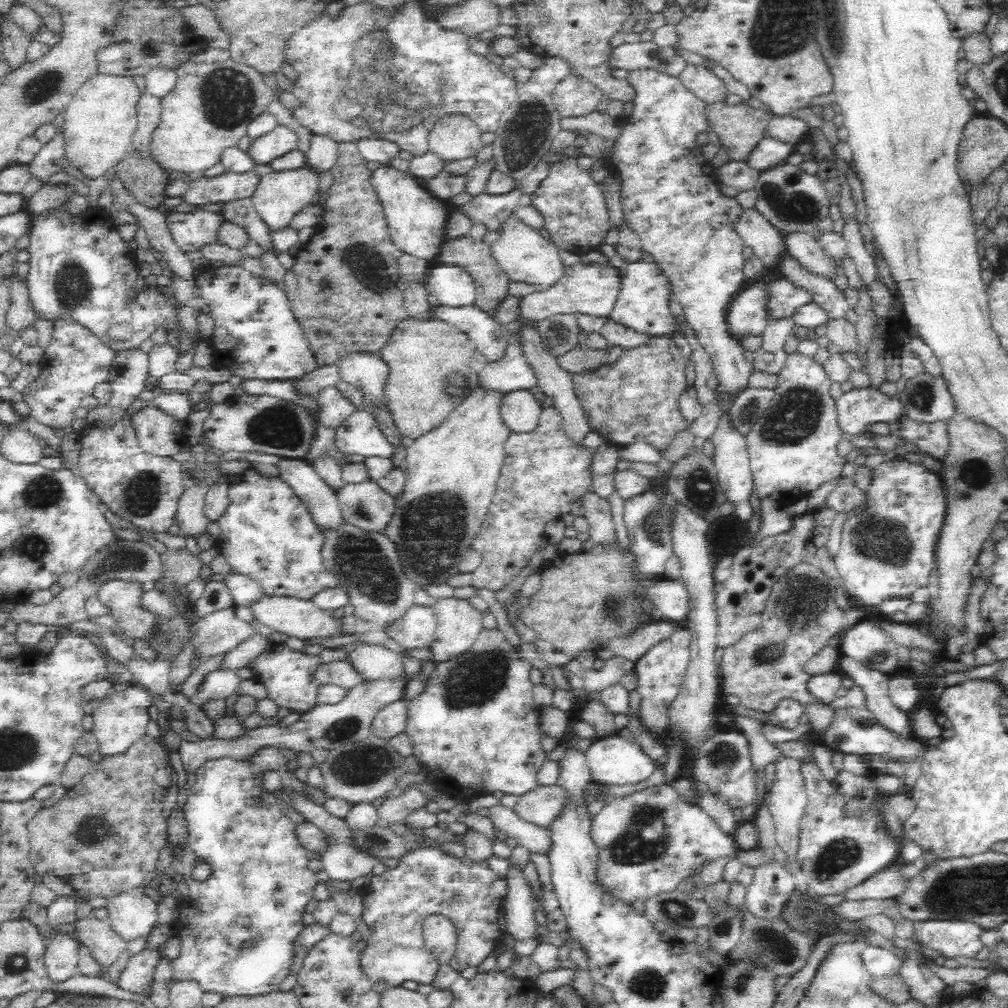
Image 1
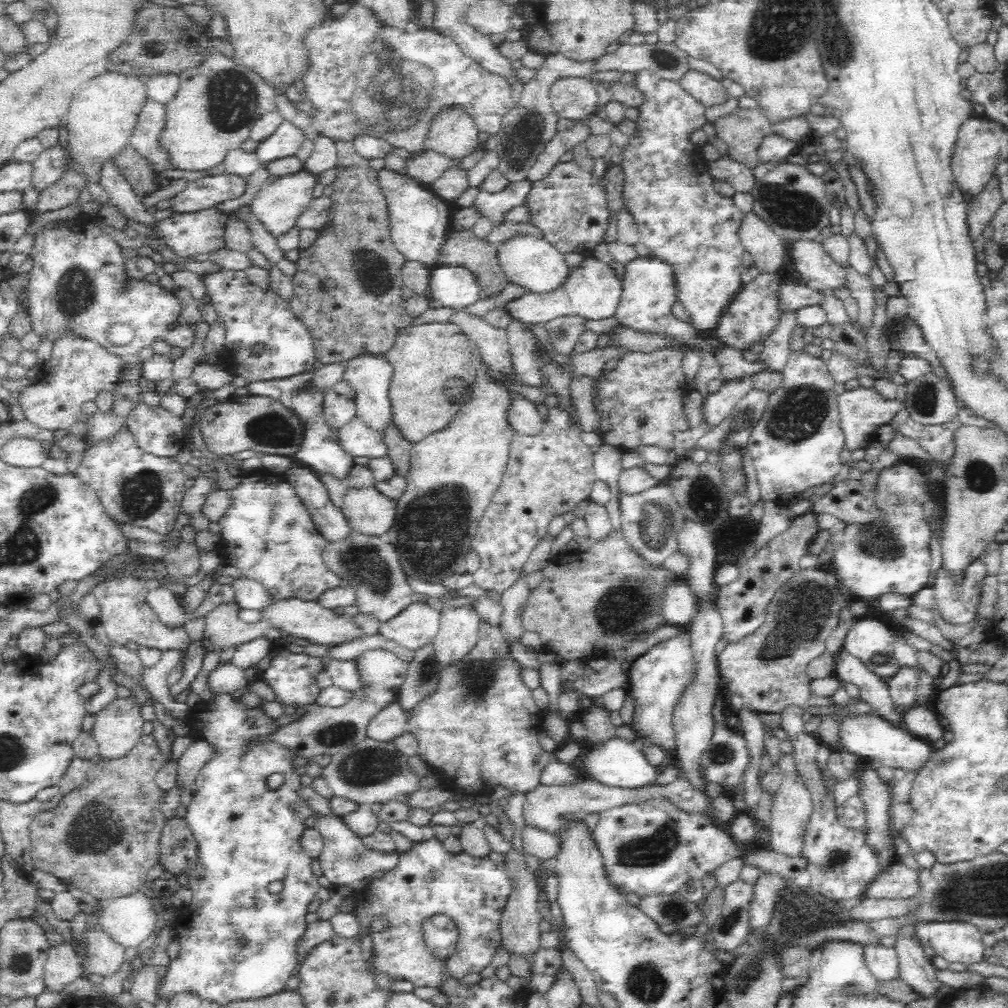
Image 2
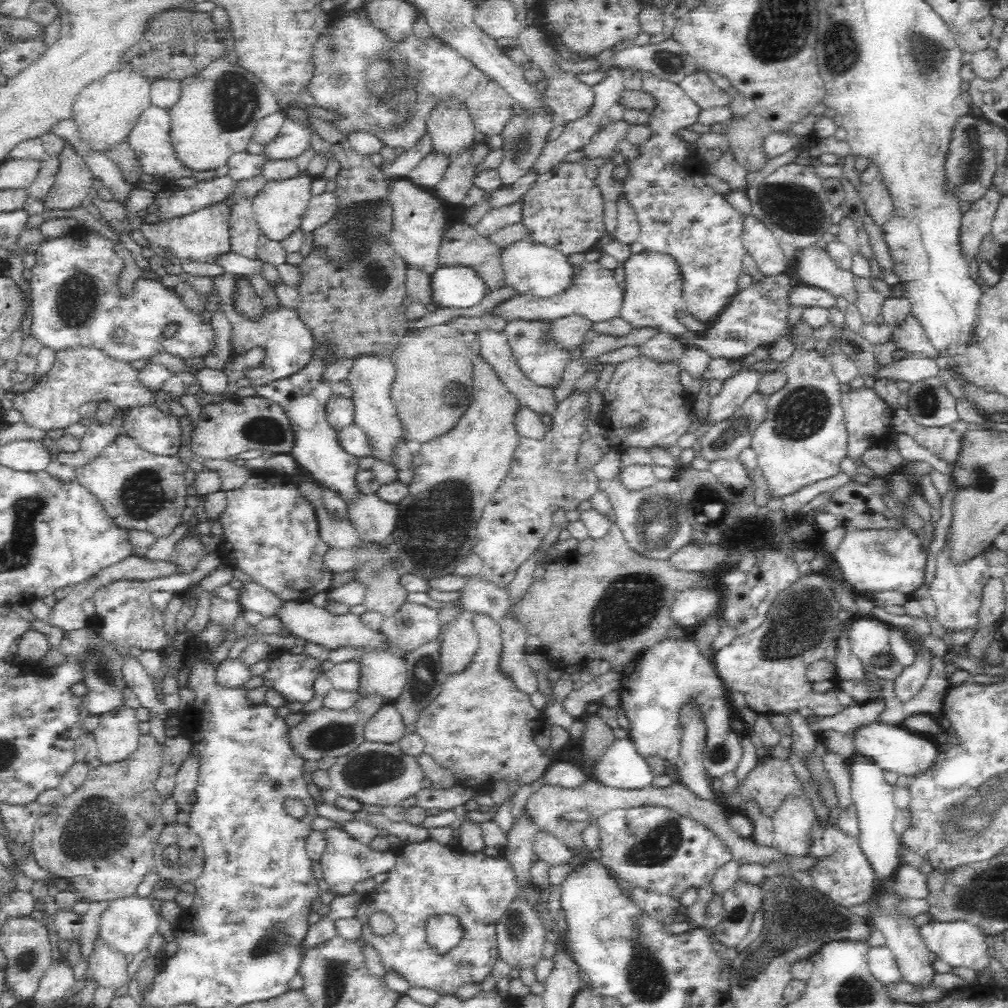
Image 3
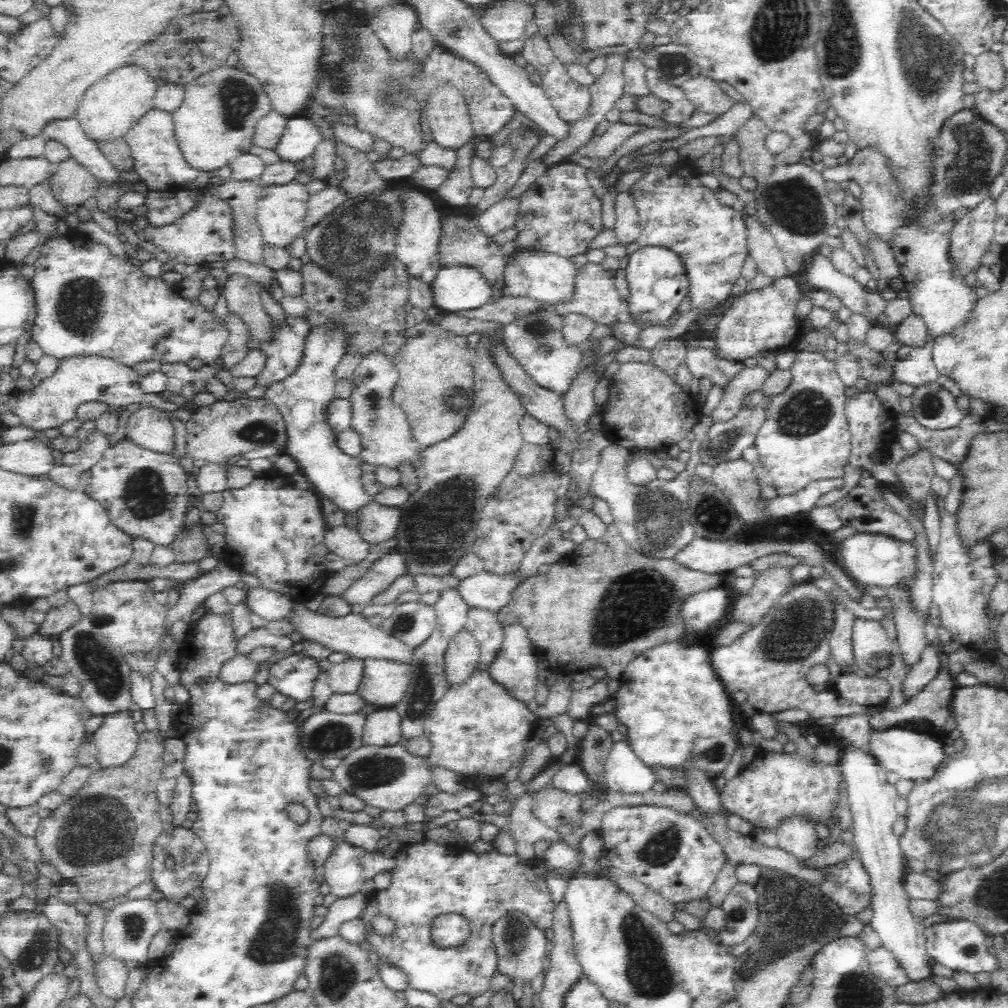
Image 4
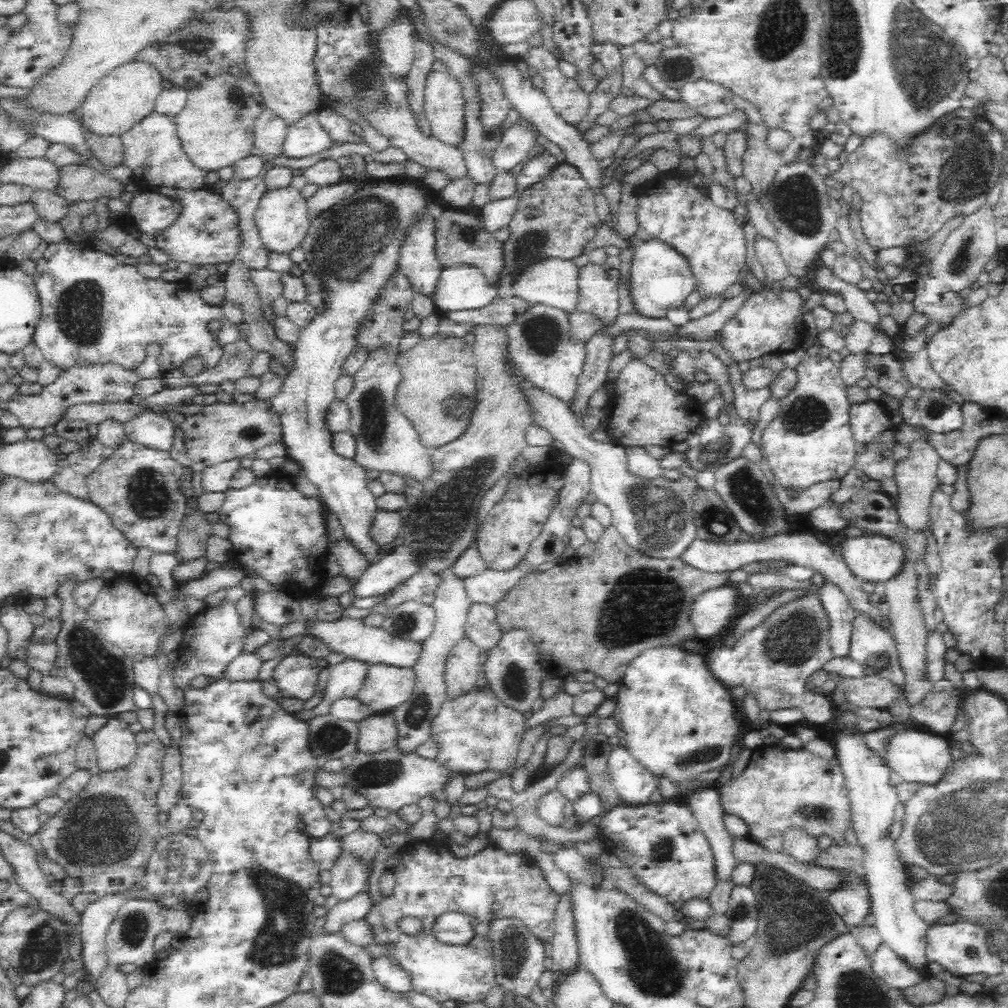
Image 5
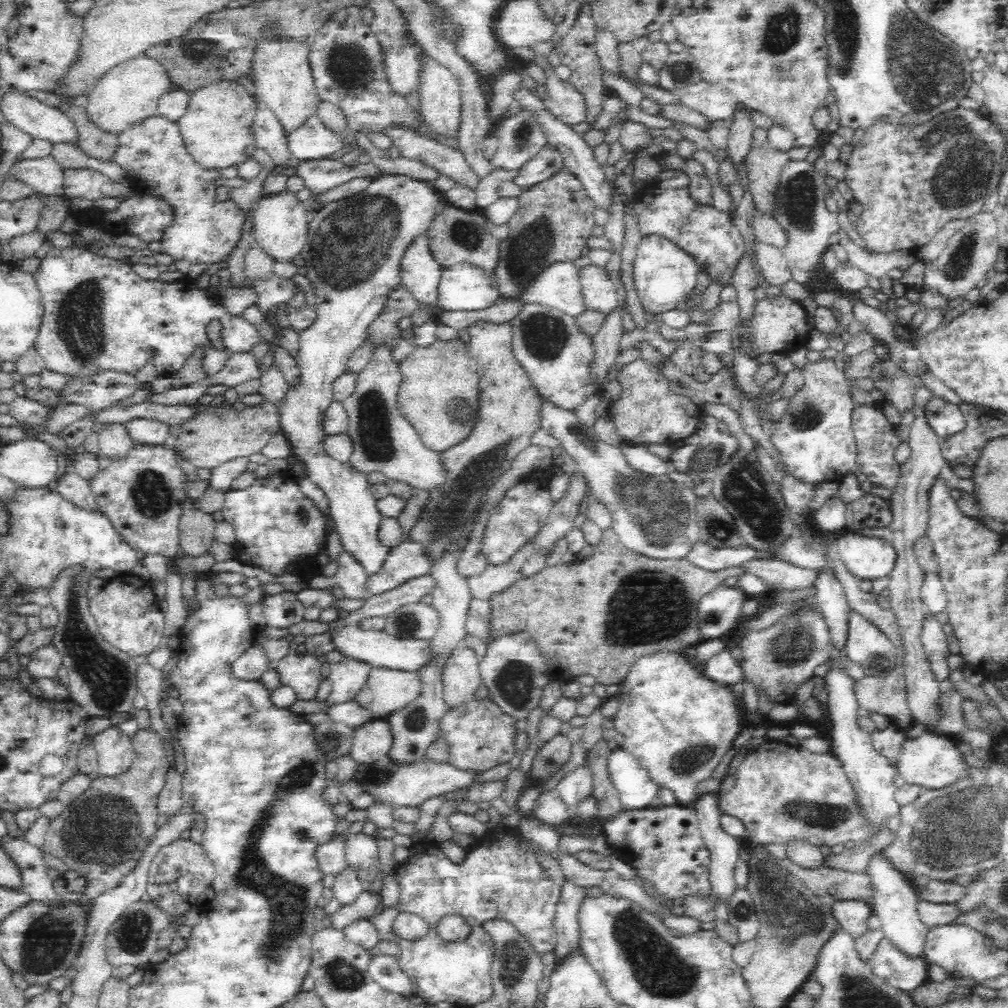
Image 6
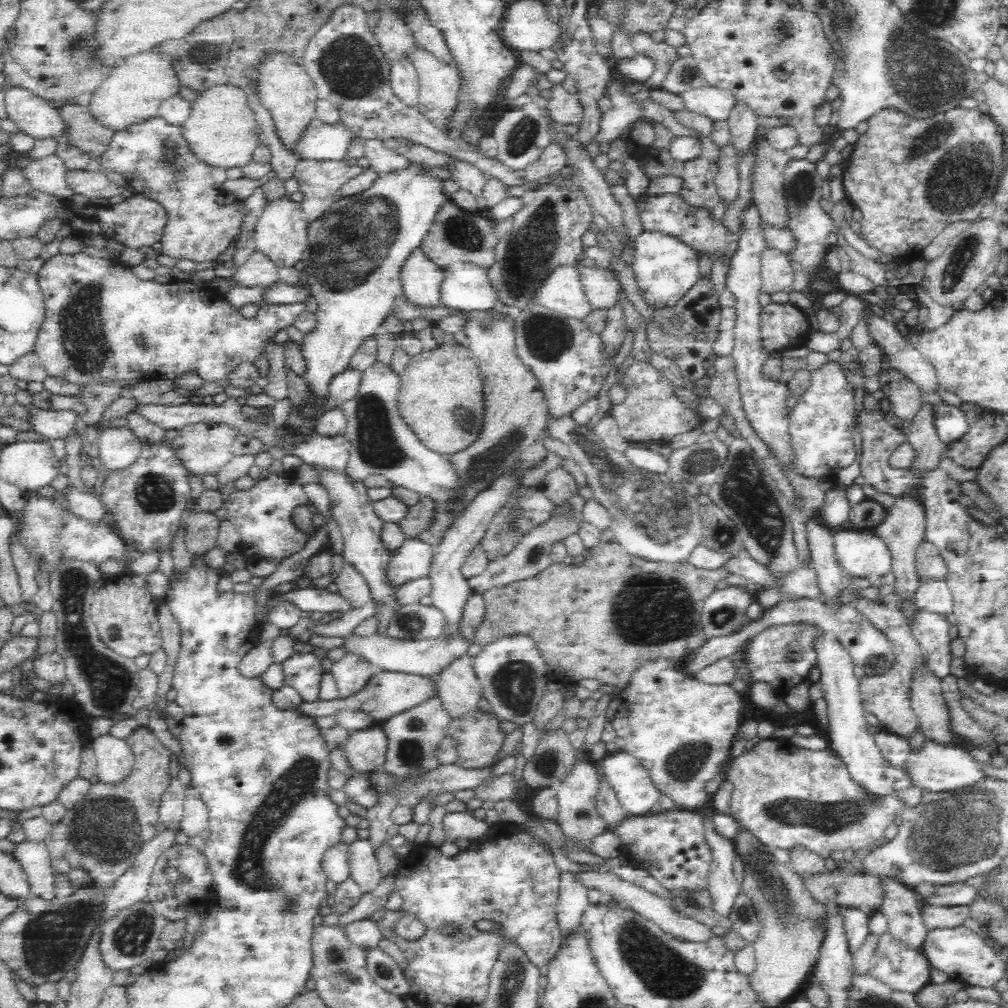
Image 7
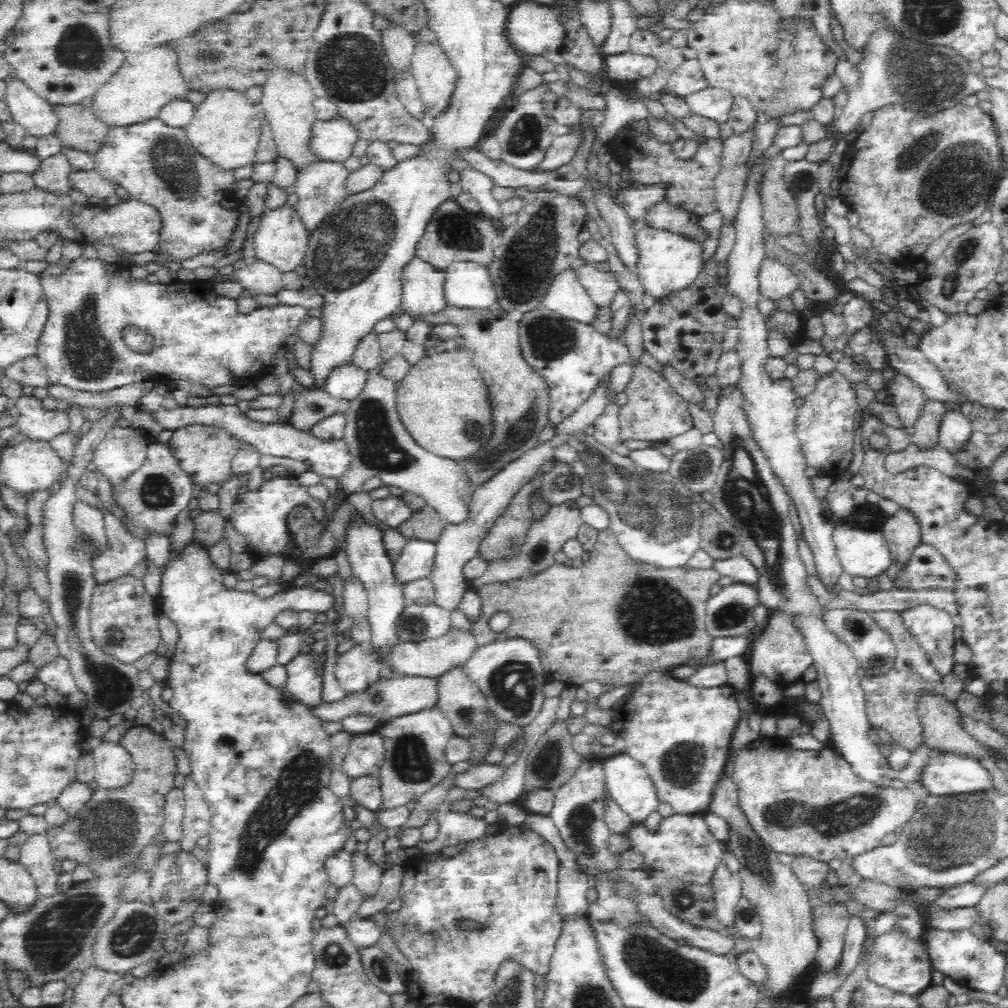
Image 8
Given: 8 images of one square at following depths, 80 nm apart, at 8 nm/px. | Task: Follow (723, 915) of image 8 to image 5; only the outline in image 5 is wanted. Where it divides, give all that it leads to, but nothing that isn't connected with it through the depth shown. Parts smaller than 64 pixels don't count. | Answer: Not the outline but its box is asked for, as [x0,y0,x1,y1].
[686,786,738,880]

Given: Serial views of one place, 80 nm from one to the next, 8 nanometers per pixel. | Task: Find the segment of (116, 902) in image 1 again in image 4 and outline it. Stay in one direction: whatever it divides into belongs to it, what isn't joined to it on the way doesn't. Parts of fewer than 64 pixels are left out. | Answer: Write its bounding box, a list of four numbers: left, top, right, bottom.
[102,897,161,964]

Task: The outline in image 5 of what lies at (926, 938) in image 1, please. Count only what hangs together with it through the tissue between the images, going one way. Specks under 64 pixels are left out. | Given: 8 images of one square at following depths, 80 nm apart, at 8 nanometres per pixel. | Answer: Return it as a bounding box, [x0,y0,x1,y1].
[926,920,1004,977]

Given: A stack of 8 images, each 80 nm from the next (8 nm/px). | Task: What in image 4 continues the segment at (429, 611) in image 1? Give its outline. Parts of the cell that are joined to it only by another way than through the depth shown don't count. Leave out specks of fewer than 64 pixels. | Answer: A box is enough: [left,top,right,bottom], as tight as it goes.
[380,600,438,648]

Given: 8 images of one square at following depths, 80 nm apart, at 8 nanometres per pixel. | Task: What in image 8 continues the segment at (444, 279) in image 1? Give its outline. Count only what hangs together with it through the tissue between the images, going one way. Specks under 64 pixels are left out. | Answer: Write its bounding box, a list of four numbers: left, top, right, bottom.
[443,261,497,309]

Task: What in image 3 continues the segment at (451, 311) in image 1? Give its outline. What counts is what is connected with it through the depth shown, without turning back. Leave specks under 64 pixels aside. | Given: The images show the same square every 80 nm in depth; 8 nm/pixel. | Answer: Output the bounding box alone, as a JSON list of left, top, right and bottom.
[478,330,558,415]

